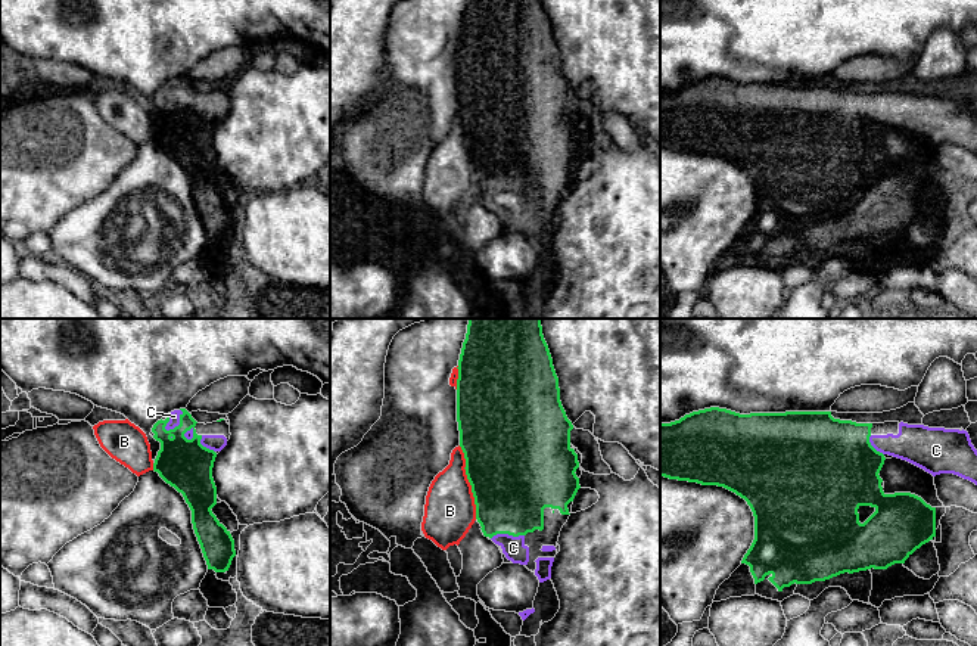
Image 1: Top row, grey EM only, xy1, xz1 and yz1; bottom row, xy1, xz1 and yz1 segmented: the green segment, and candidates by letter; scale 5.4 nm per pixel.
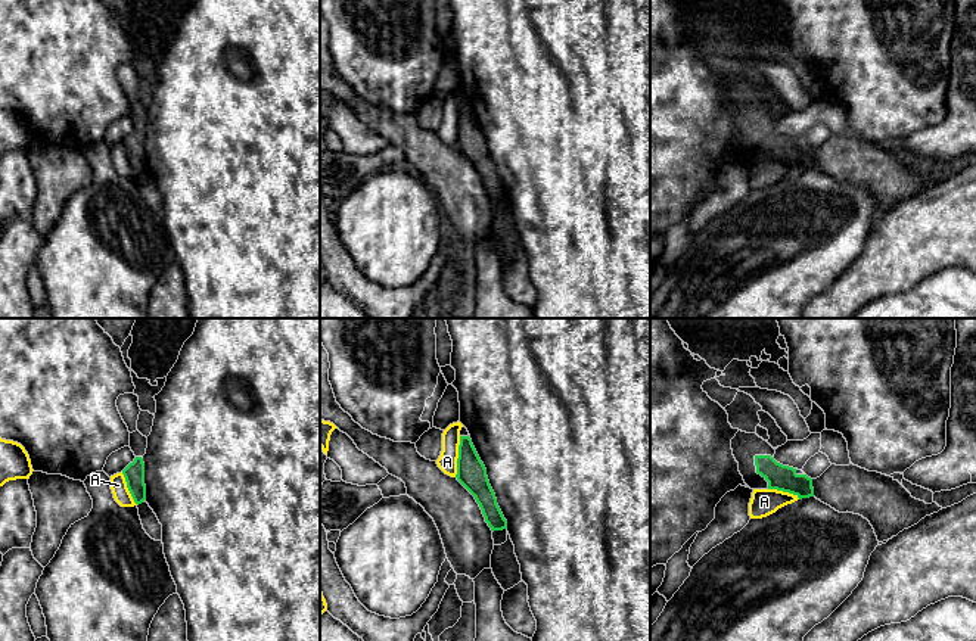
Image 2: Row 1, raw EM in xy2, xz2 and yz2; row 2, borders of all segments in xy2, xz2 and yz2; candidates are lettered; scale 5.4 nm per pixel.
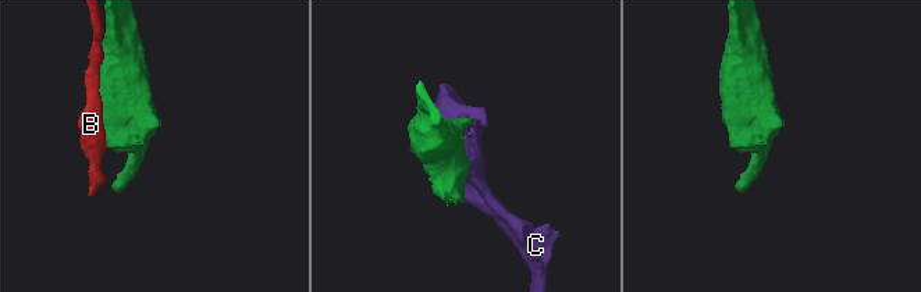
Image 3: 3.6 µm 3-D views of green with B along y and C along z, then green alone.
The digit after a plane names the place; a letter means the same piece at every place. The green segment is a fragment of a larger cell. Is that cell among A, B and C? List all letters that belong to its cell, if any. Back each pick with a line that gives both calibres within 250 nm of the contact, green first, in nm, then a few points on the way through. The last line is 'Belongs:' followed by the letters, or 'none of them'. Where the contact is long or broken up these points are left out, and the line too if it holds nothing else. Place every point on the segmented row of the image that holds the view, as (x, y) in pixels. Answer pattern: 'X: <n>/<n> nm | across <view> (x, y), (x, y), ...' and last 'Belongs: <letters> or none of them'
C: 280/60 nm
Belongs: C

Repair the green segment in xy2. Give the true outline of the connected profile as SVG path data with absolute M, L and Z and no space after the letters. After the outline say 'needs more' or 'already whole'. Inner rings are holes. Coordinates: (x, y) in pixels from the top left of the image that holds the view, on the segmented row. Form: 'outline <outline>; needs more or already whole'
outline M136 457L133 463L130 463L124 470L122 474L127 482L127 488L139 505L146 500L146 485L144 485L144 463L142 457Z; already whole

